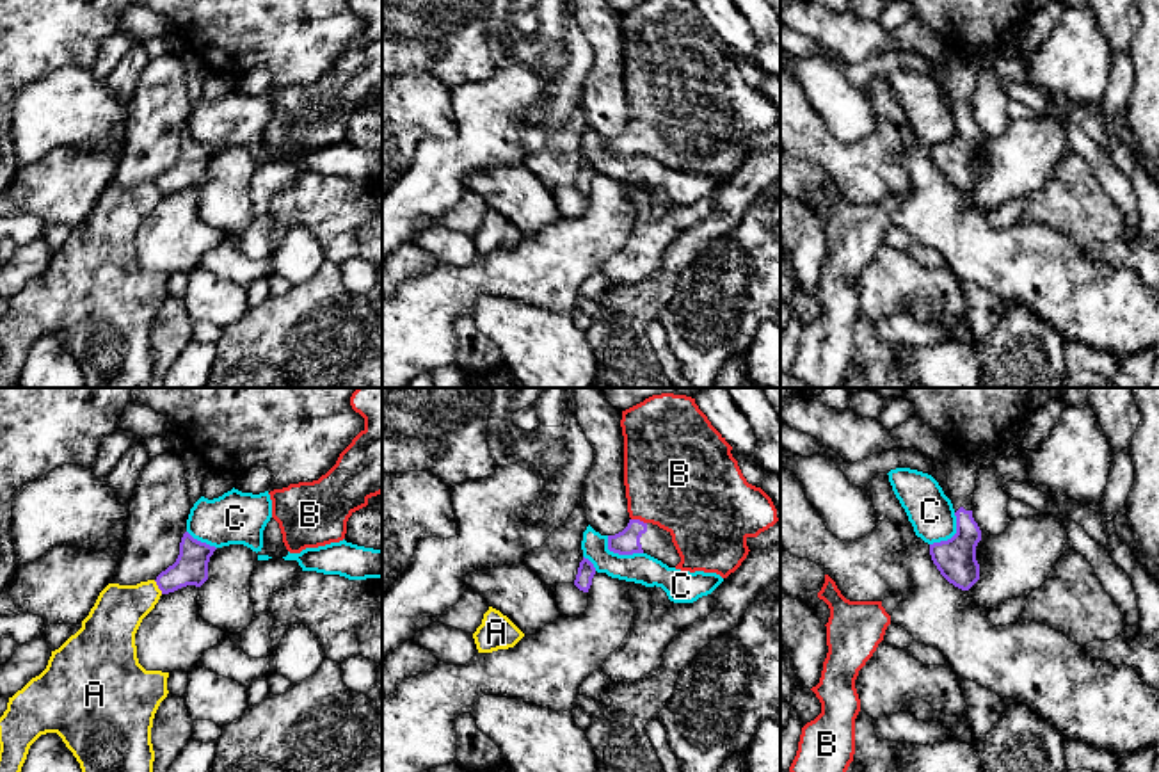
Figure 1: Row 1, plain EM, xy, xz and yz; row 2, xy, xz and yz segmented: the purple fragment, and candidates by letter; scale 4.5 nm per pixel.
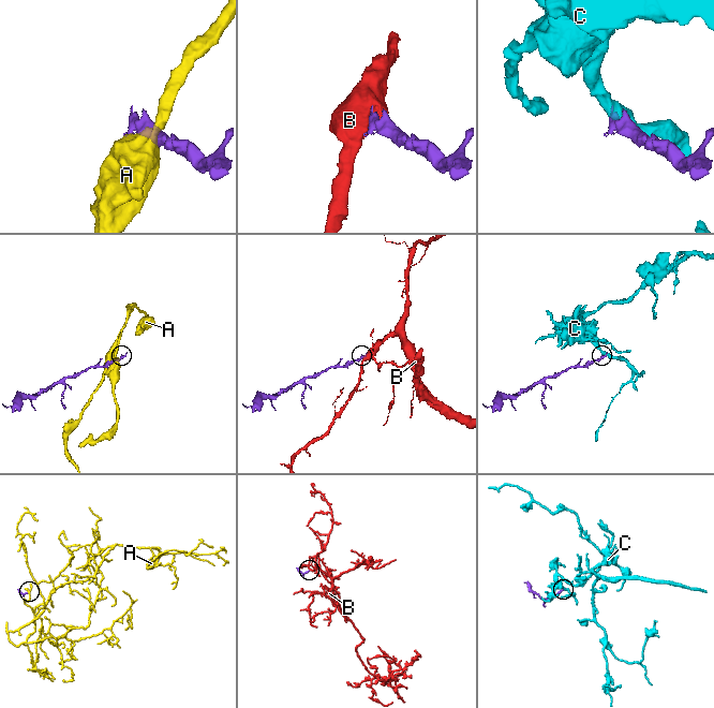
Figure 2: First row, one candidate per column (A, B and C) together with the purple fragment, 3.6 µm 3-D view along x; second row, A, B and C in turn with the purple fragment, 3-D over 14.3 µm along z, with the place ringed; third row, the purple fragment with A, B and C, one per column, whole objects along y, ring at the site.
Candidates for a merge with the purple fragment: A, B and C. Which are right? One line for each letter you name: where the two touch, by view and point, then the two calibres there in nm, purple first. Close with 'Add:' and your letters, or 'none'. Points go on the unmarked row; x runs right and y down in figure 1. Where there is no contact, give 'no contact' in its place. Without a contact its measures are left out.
B: contact xz (639, 121); calibres 110 and 460 nm
Add: B

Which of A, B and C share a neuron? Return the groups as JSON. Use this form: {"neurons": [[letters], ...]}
{"neurons": [["A"], ["B"], ["C"]]}

